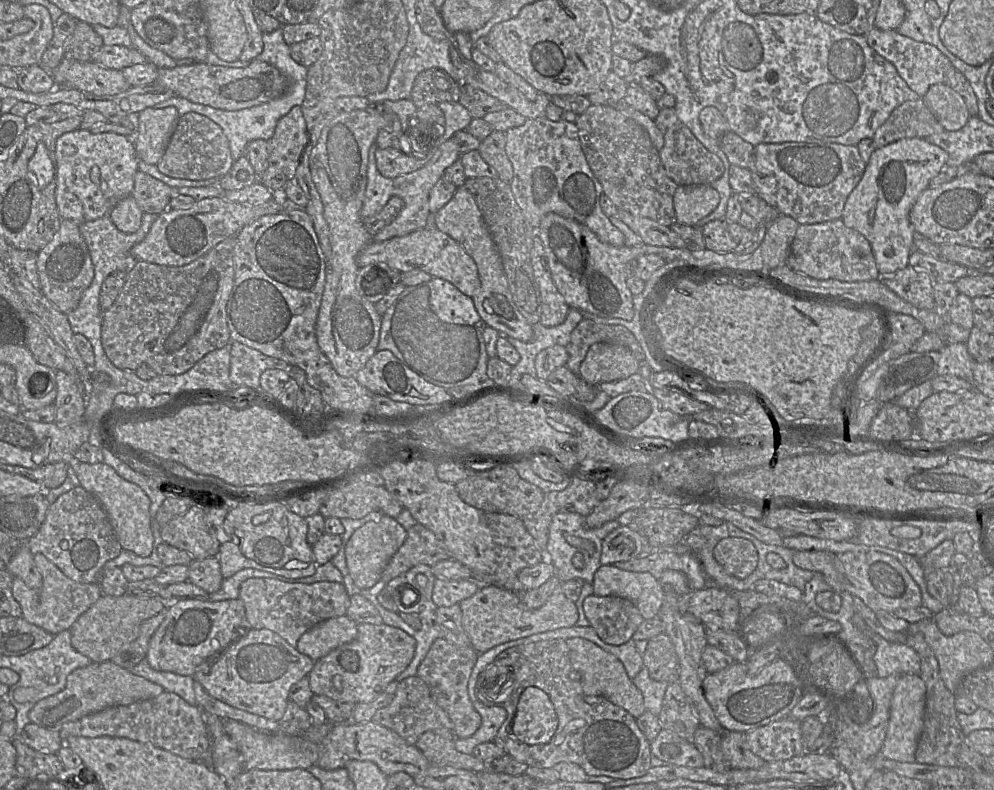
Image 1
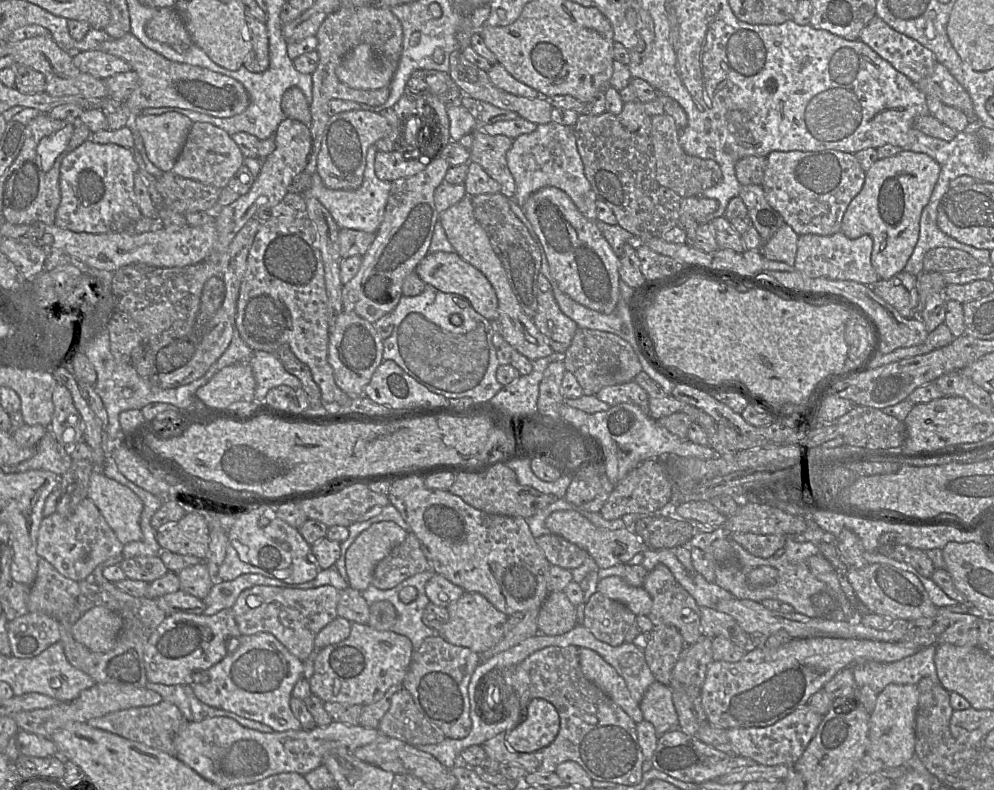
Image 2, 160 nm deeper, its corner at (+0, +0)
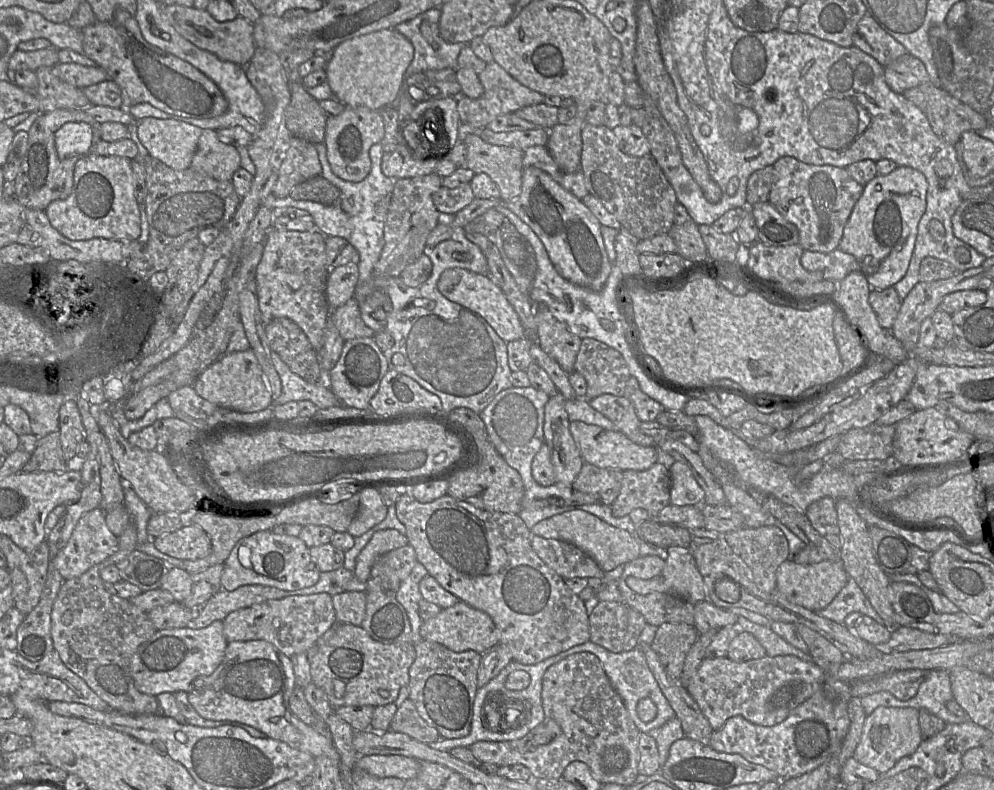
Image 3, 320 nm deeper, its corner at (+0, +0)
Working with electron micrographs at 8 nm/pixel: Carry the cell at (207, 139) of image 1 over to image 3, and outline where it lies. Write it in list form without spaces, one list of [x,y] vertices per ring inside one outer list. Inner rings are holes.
[[[205,129],[199,137],[198,146],[189,168],[218,181],[230,181],[234,172],[241,168],[240,155],[234,146],[222,143],[215,130]]]

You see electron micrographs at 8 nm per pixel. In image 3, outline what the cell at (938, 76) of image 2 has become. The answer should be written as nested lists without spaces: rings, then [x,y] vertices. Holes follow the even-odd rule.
[[[908,53],[886,65],[884,72],[887,85],[899,94],[930,81],[922,61]]]

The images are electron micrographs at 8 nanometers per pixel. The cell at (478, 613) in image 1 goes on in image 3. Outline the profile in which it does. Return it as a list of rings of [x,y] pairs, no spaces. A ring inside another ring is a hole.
[[[462,601],[442,609],[438,615],[424,621],[420,628],[420,636],[424,640],[444,645],[454,652],[472,650],[480,654],[484,654],[500,642],[500,632],[491,617]]]

